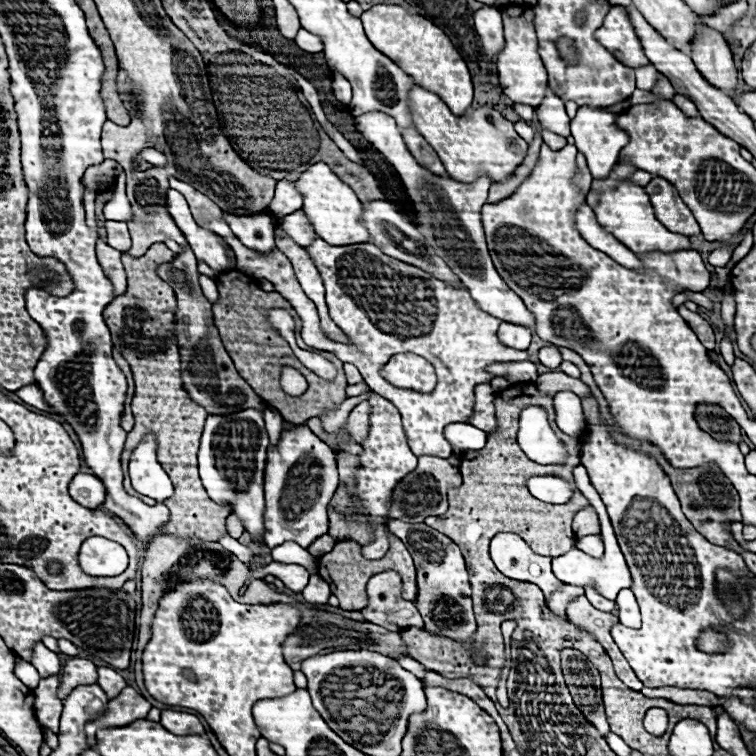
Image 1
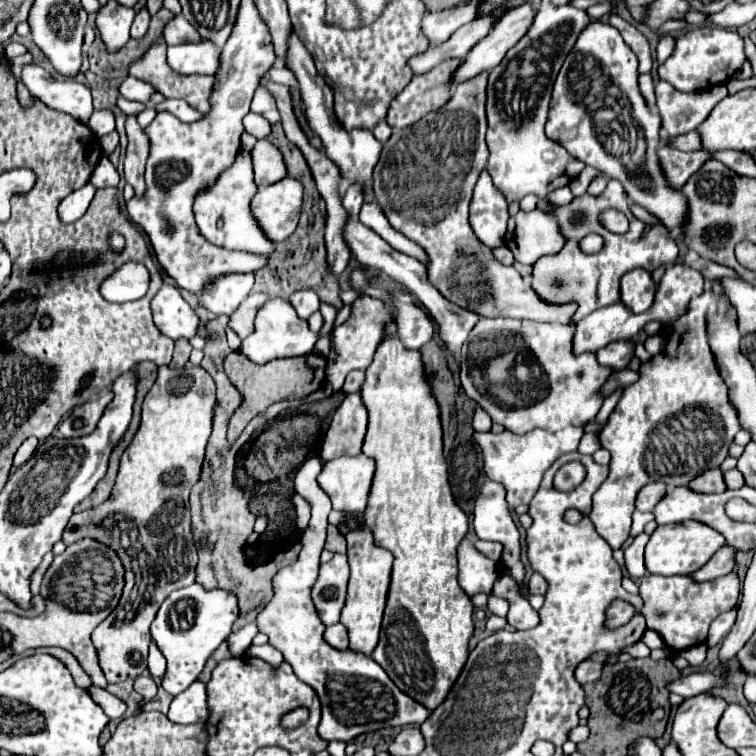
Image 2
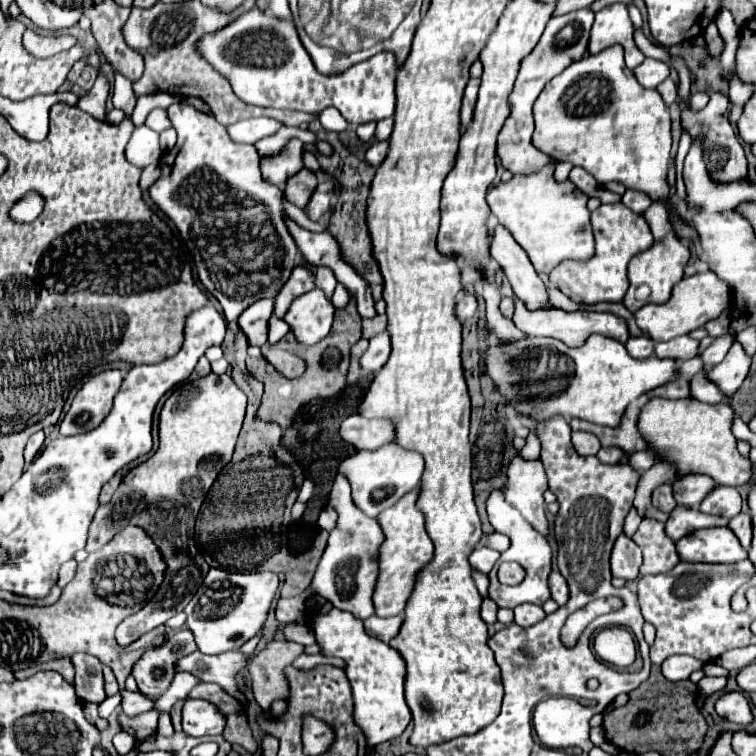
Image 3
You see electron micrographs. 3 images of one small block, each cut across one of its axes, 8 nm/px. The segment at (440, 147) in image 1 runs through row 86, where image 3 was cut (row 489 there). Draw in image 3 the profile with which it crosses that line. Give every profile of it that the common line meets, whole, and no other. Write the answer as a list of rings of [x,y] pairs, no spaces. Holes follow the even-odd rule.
[[[414,488],[406,496],[402,496],[398,504],[394,504],[392,508],[388,508],[386,512],[378,516],[386,542],[380,548],[380,578],[378,578],[378,586],[374,592],[374,608],[376,608],[376,614],[382,618],[404,612],[406,600],[412,594],[418,572],[434,556],[434,544],[426,532],[424,514],[416,506],[418,496],[420,496],[420,488]]]

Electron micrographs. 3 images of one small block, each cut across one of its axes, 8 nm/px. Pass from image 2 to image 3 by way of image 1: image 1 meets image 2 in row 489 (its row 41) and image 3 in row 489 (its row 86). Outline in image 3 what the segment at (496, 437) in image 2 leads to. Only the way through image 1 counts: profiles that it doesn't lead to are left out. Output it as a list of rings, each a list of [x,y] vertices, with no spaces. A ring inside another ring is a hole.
[[[516,456],[508,468],[508,484],[502,488],[506,500],[542,534],[550,534],[546,518],[546,502],[542,494],[548,490],[548,478],[540,460],[526,462]]]

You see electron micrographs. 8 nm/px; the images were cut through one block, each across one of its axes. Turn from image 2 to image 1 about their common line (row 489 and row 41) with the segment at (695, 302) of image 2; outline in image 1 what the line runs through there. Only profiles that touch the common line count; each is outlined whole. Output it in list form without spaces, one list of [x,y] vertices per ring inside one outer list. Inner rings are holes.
[[[612,6],[604,18],[604,24],[596,32],[596,40],[614,54],[622,64],[630,68],[650,66],[652,62],[646,58],[640,38],[632,26],[632,20],[624,6]]]

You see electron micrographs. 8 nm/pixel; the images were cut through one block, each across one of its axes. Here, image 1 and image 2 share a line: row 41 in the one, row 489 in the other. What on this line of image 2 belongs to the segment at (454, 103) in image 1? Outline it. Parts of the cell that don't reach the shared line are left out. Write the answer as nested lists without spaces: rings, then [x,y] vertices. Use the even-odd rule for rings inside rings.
[[[396,324],[388,326],[386,340],[378,346],[374,362],[366,368],[362,400],[368,408],[368,432],[362,452],[376,462],[364,522],[374,536],[374,544],[390,550],[394,556],[392,582],[388,590],[380,642],[372,652],[372,660],[386,670],[390,680],[402,692],[406,692],[420,704],[426,704],[426,708],[434,710],[446,698],[446,692],[458,678],[458,672],[468,658],[468,638],[474,632],[474,606],[456,580],[456,548],[468,532],[468,518],[454,504],[450,492],[448,466],[442,456],[440,412],[428,384],[424,382],[420,352],[406,350],[398,342]]]

